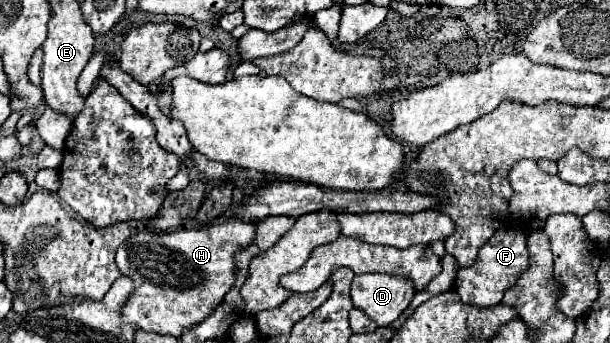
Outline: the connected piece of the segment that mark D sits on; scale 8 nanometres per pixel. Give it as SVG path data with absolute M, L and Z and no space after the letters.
M358 274L352 282L352 302L378 326L390 326L406 310L416 290L410 280L388 274Z

